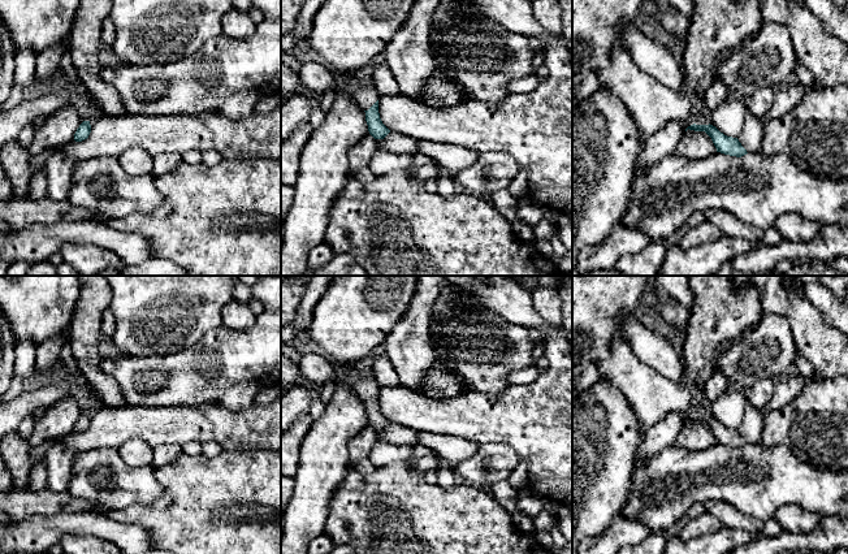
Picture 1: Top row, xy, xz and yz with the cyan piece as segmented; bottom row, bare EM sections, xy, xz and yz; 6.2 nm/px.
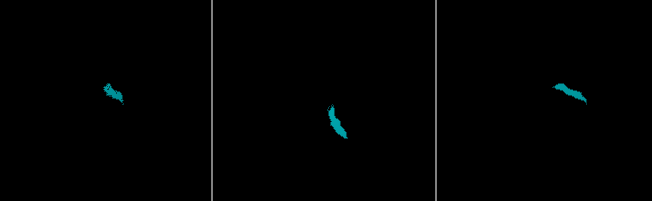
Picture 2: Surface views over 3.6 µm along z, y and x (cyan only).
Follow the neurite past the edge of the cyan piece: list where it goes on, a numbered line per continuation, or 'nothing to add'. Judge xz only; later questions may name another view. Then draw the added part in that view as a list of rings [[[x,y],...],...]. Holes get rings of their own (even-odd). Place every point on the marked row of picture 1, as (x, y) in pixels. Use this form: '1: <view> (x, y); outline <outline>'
1: xz (366, 96); outline [[[333,68],[330,72],[337,88],[347,90],[364,111],[368,111],[378,100],[380,95],[375,86],[363,86],[355,82],[355,72],[339,72]]]

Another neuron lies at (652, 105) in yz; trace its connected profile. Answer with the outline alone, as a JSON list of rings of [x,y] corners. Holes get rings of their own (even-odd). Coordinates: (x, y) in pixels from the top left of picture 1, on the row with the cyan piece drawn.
[[[622,43],[609,51],[607,59],[607,65],[597,70],[600,87],[623,101],[644,138],[658,133],[667,124],[678,121],[688,127],[698,120],[693,99],[640,70]]]

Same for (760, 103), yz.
[[[760,87],[750,95],[748,103],[745,104],[747,112],[761,118],[770,112],[775,99],[775,90],[771,87]]]

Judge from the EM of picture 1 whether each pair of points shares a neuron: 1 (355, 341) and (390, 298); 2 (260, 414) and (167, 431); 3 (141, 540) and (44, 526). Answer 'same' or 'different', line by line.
1: same
2: same
3: same

